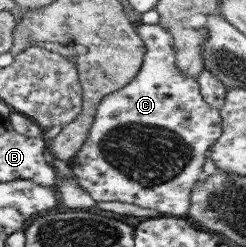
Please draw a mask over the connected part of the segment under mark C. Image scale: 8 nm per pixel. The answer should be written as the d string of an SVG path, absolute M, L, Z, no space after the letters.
M158 23L138 24L136 30L144 42L146 53L134 80L118 92L105 96L98 104L88 138L70 161L71 175L94 201L122 201L144 209L156 209L161 215L188 217L190 194L202 178L206 151L221 136L221 115L204 102L196 77L184 77L176 67L172 36Z

